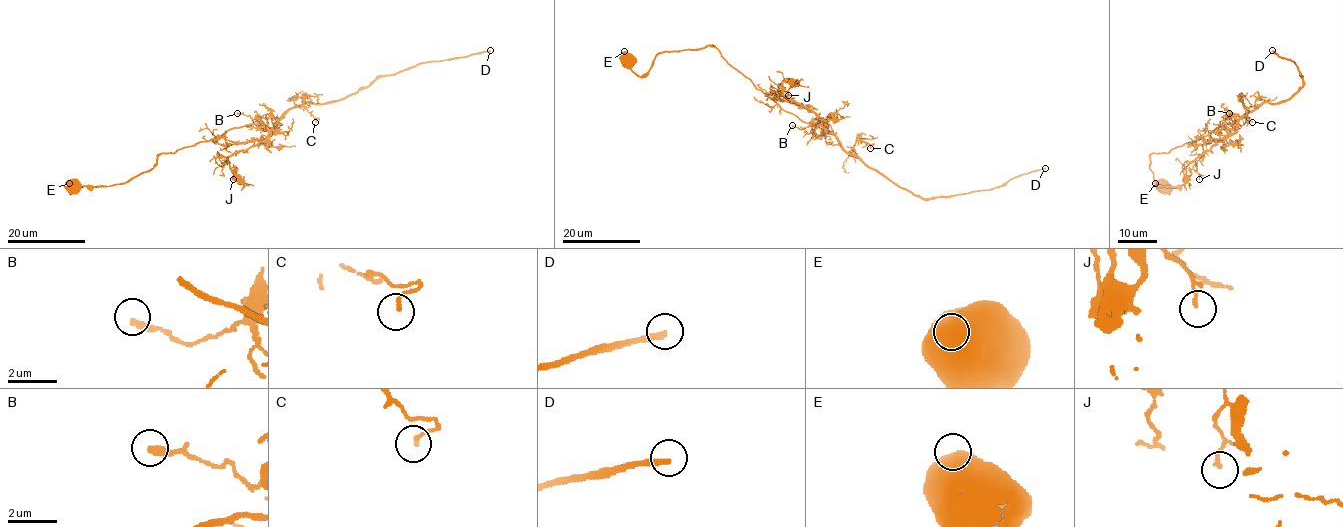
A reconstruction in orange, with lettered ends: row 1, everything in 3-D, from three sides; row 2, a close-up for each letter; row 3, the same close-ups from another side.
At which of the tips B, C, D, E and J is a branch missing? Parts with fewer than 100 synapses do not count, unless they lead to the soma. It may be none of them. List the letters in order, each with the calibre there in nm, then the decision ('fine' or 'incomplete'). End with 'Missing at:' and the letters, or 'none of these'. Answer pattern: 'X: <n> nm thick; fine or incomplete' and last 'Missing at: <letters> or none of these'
B: 280 nm thick; fine
C: 130 nm thick; fine
D: 240 nm thick; incomplete
E: 1100 nm thick; fine
J: 130 nm thick; fine
Missing at: D

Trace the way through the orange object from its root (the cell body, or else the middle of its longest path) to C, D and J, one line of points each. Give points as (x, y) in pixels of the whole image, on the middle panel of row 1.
C: (821, 130), (831, 133), (848, 152), (857, 140), (873, 143), (870, 148)
D: (821, 130), (831, 133), (846, 151), (854, 153), (890, 180), (926, 199), (999, 187), (1021, 175), (1045, 168)
J: (821, 130), (828, 132), (814, 113), (784, 94), (784, 80), (791, 83), (788, 95)

